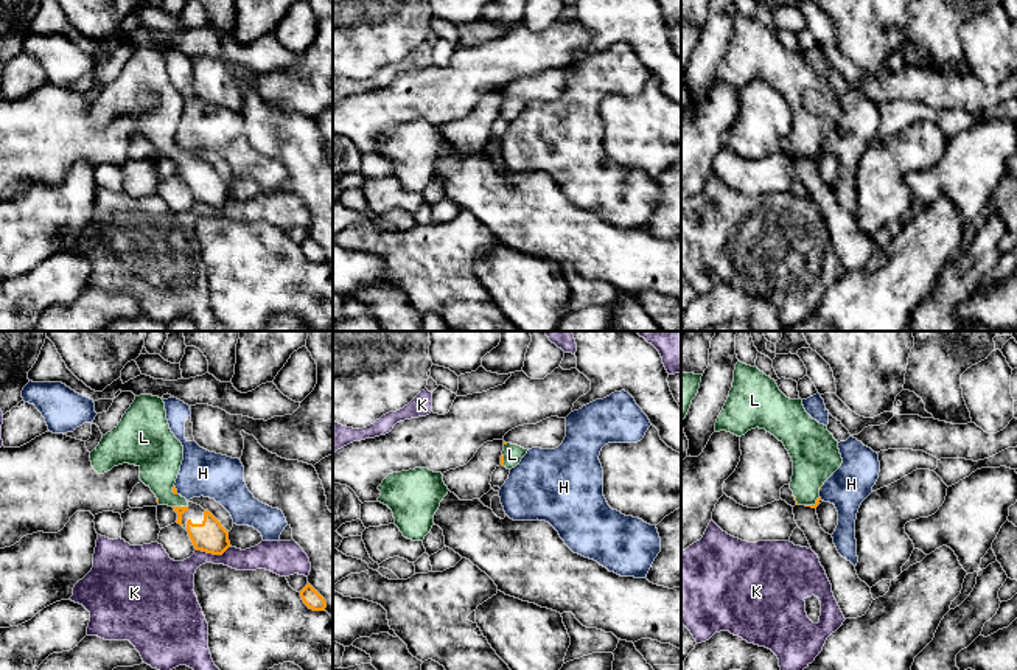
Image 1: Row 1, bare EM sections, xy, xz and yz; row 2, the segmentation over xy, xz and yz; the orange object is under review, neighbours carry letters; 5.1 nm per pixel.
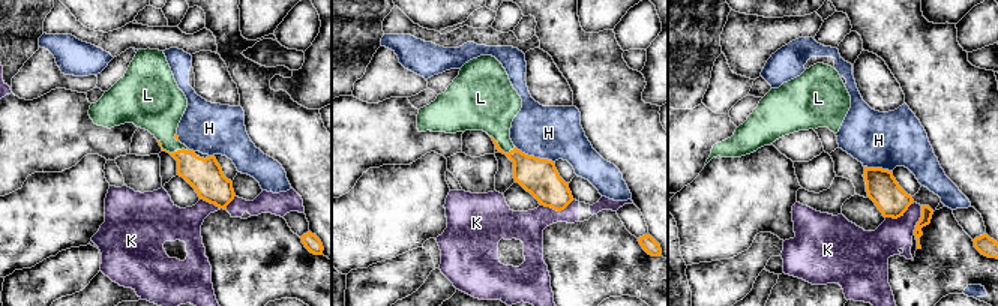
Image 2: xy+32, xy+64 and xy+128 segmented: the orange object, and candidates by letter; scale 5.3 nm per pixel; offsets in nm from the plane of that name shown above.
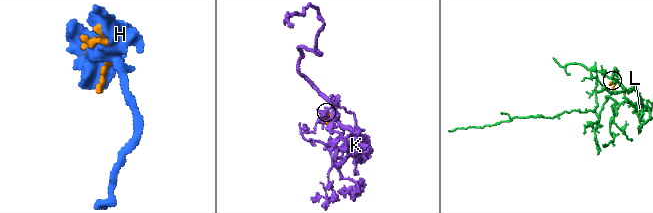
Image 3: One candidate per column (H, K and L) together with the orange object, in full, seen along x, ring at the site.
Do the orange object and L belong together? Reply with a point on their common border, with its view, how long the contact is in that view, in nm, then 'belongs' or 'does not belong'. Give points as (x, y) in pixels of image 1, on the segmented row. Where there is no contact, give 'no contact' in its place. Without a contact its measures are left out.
yz (815, 504) | 90 nm | belongs

